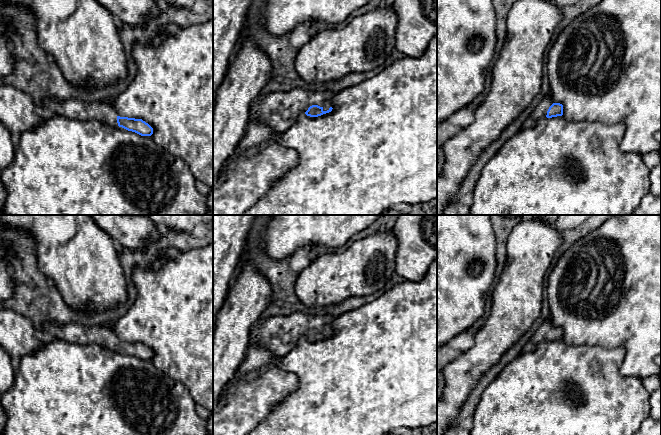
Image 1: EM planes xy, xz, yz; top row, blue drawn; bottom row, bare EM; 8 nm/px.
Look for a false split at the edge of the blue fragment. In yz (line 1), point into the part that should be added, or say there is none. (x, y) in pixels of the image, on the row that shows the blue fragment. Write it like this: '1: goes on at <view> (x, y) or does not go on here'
1: goes on at yz (540, 111)

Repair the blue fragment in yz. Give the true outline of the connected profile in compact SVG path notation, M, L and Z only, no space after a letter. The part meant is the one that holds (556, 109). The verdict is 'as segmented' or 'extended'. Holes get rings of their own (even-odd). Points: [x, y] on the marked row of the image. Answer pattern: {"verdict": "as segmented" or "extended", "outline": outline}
{"verdict": "extended", "outline": "M550 93L543 98L537 105L534 111L525 120L522 128L529 128L537 123L541 118L552 118L563 115L563 105L554 103L551 99Z"}

